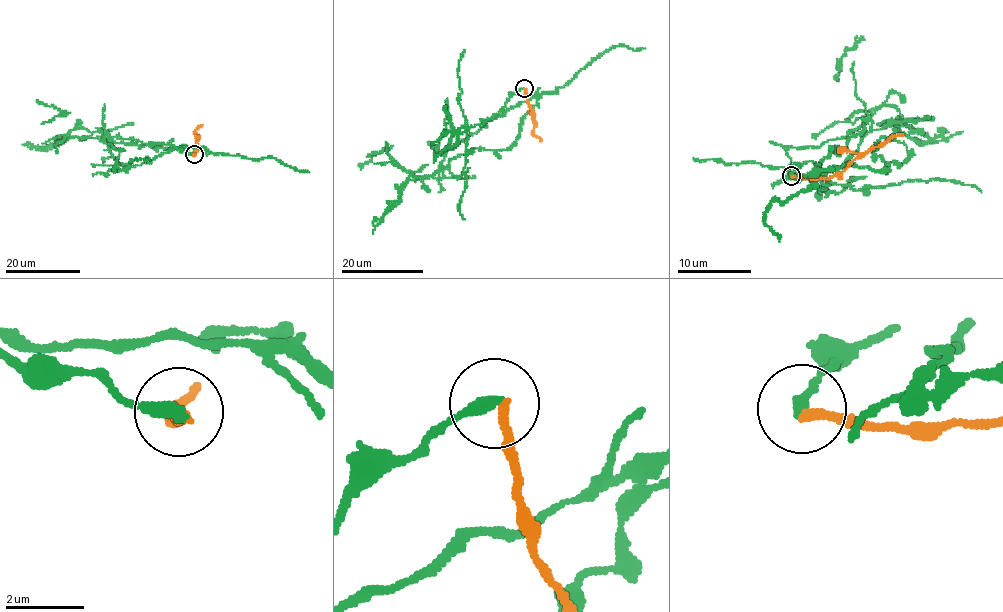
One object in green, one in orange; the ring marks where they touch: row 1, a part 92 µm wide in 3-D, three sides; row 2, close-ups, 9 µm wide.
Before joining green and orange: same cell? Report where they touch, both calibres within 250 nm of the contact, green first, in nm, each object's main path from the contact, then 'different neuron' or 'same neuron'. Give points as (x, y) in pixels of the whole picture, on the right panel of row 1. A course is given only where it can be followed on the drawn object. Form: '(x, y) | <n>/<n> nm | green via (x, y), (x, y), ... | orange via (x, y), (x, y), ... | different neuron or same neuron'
(791, 176) | 320/220 nm | green via (791, 175), (811, 161), (821, 191), (863, 130), (815, 169), (889, 170), (893, 123), (963, 132) | orange via (791, 175), (825, 179), (903, 134) | different neuron

